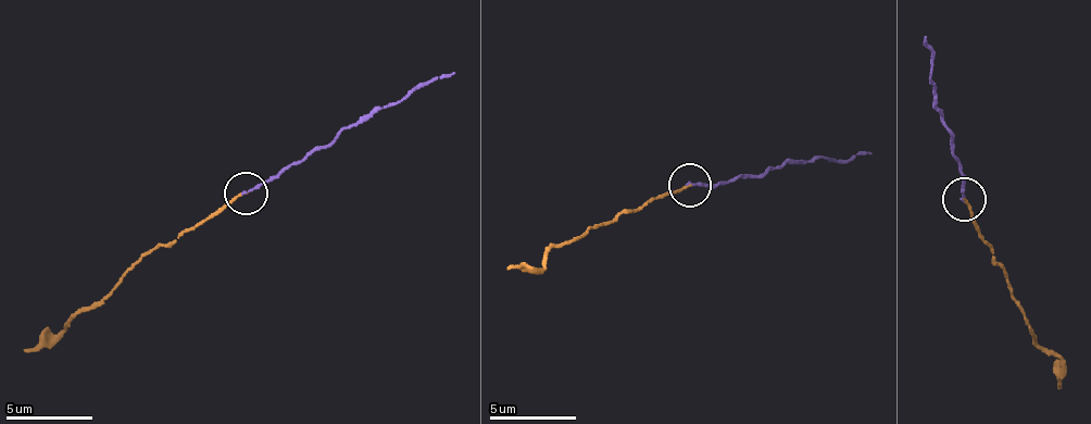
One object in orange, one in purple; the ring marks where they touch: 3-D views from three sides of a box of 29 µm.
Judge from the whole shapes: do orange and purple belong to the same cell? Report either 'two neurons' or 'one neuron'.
one neuron

